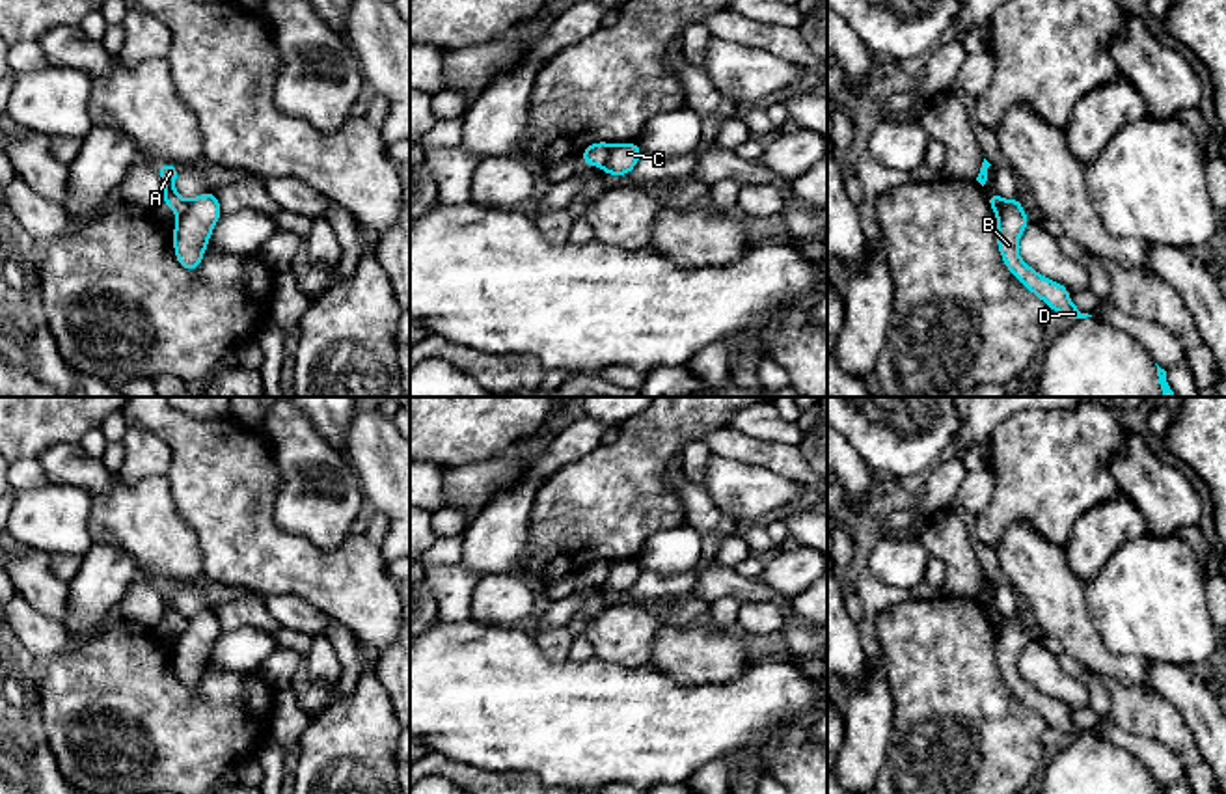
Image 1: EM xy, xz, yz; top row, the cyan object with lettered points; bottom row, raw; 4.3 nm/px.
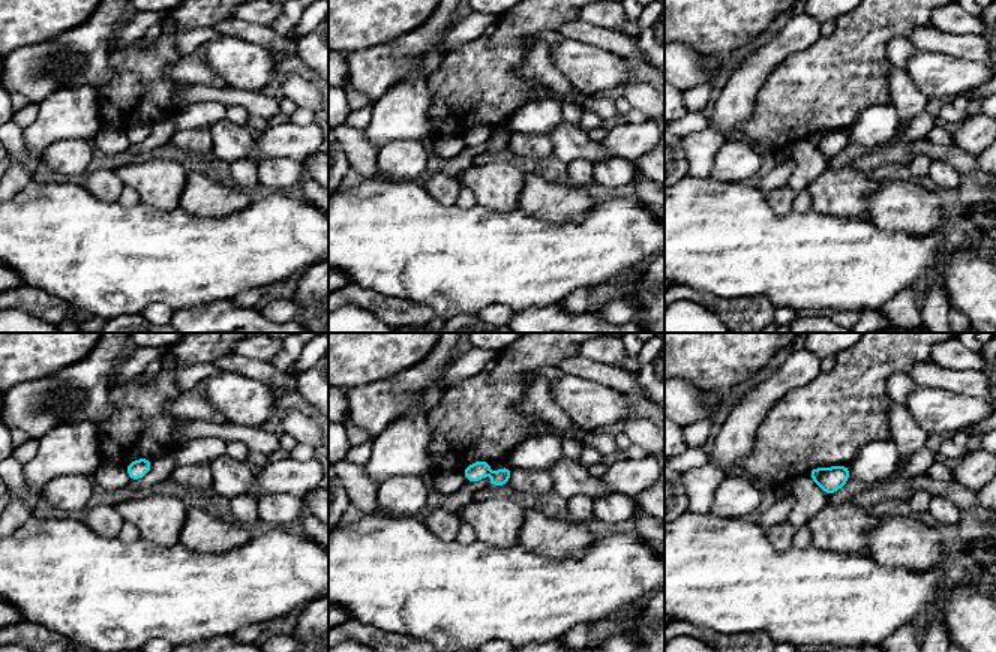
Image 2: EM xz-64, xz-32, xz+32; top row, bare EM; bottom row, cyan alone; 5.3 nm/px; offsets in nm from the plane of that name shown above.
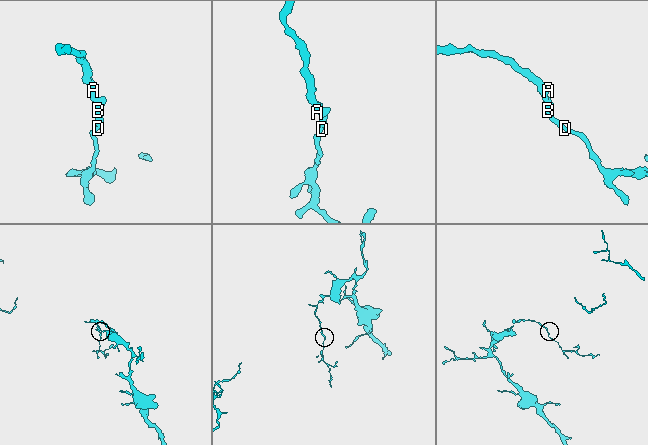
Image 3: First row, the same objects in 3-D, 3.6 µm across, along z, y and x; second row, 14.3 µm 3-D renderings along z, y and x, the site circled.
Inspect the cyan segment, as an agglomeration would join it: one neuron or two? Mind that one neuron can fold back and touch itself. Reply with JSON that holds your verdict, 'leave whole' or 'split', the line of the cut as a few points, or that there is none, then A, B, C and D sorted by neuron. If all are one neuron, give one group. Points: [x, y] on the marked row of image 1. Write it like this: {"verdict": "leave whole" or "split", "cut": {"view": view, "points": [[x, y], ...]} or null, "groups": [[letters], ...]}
{"verdict": "split", "cut": {"view": "xz", "points": [[613, 146], [602, 164]]}, "groups": [["A"], ["B", "C", "D"]]}

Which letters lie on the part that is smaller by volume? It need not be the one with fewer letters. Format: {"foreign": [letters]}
{"foreign": ["B", "C", "D"]}

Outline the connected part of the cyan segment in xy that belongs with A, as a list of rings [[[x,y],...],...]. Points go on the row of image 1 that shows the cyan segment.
[[[160,164],[158,166],[162,183],[164,183],[164,203],[177,214],[183,216],[188,209],[188,201],[183,199],[177,192],[175,192],[175,177],[179,168],[171,166],[171,164]]]

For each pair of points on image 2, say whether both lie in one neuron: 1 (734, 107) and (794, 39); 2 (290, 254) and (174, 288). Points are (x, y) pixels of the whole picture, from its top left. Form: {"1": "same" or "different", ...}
{"1": "same", "2": "same"}

